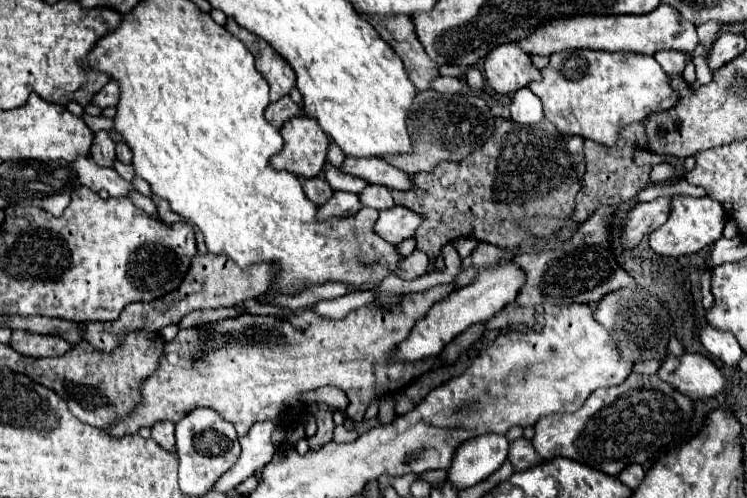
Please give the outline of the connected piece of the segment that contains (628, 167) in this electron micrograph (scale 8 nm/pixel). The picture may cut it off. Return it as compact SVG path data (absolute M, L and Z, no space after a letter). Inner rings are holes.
M643 123L627 125L627 133L619 137L619 145L615 149L607 149L605 145L595 145L595 141L585 141L585 175L581 181L581 191L577 193L577 209L575 221L583 223L599 205L621 205L621 201L631 201L641 189L647 187L647 177L651 173L651 165L639 167L633 163L635 151L647 151L647 133Z

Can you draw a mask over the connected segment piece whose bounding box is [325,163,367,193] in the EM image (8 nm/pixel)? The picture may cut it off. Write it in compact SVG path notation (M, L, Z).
M331 163L325 165L325 179L329 181L329 185L333 187L333 191L351 191L351 193L361 193L367 187L367 181L355 177L355 175L347 175L339 169L333 169Z

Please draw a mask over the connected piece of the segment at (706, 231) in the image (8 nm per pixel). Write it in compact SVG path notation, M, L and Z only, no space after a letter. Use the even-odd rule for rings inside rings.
M677 195L673 197L673 209L669 219L655 229L649 235L649 245L655 253L665 255L665 257L681 257L681 255L691 255L701 251L703 247L715 243L725 227L725 211L719 205L719 201L711 199L711 197L683 197Z

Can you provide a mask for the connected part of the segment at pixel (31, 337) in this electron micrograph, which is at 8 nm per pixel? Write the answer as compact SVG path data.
M13 331L11 347L27 357L59 357L71 349L71 343L57 335L39 335L33 331Z

